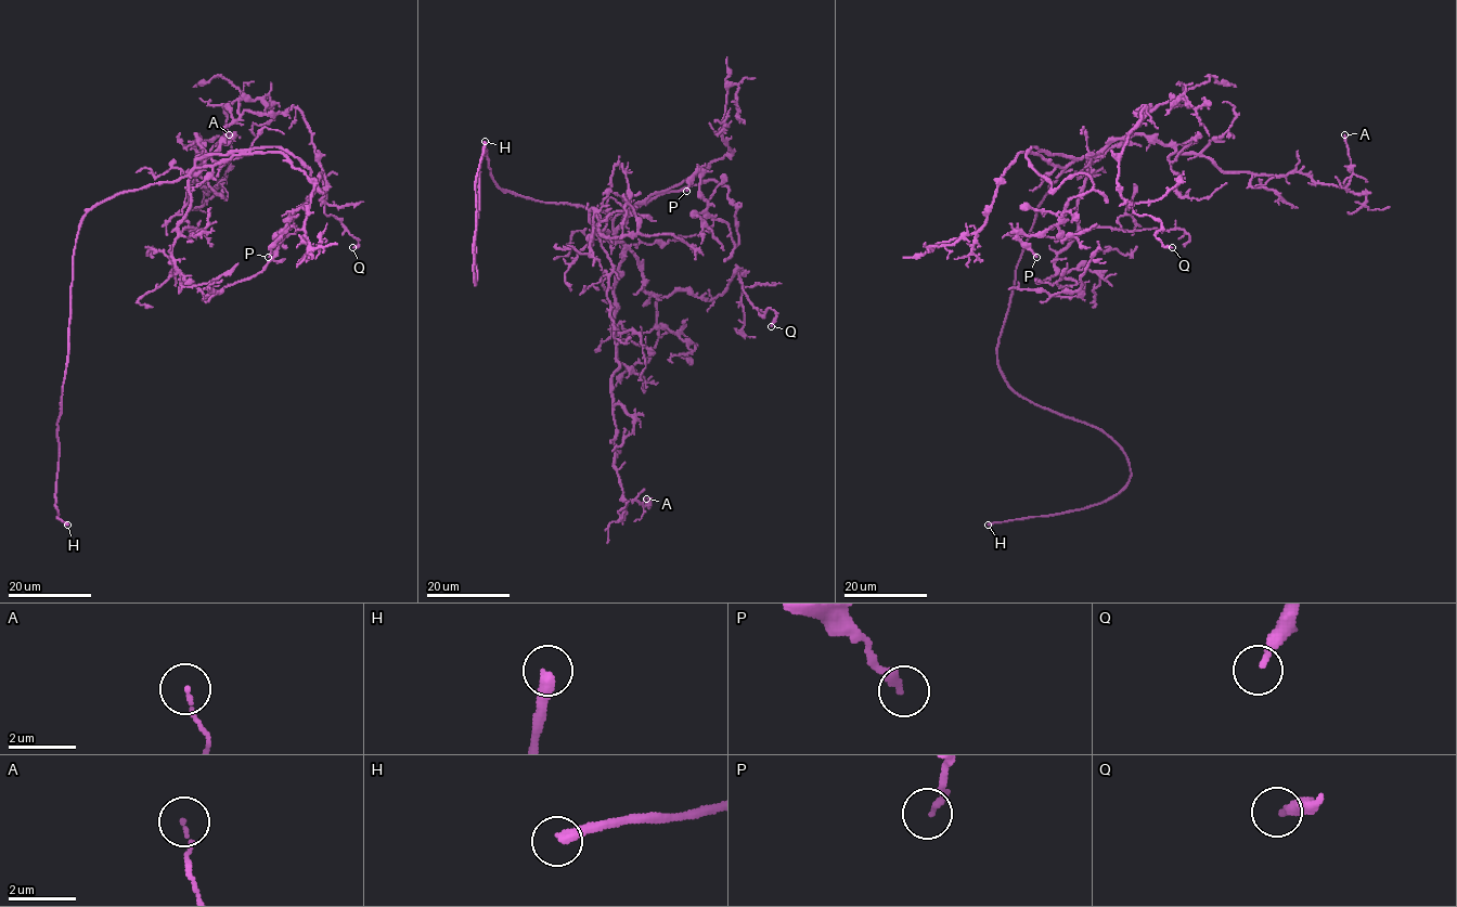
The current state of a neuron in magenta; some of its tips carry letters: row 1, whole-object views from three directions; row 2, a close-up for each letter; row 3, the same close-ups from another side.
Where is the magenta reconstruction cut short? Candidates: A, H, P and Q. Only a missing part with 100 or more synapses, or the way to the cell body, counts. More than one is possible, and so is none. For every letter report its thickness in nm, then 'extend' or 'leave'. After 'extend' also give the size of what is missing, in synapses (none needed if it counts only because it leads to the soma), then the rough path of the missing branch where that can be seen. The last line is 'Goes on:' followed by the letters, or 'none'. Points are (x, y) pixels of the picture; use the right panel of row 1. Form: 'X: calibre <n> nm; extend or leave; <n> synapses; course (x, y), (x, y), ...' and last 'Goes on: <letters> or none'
A: calibre 120 nm; leave
H: calibre 300 nm; extend
P: calibre 200 nm; leave
Q: calibre 200 nm; leave
Goes on: H

